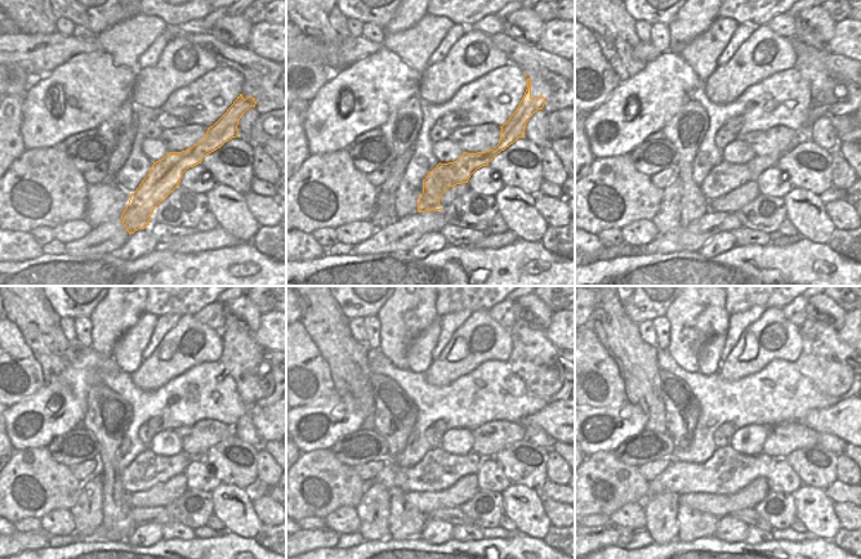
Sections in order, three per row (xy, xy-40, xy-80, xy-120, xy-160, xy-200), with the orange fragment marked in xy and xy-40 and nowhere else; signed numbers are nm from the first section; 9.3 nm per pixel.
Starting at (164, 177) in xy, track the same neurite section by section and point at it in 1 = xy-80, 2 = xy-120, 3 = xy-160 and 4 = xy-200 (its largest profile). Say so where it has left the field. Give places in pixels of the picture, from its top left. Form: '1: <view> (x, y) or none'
1: xy-80 (819, 107)
2: xy-120 (242, 357)
3: xy-160 (534, 357)
4: xy-200 (826, 360)

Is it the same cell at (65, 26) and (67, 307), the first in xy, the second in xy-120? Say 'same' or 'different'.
different

